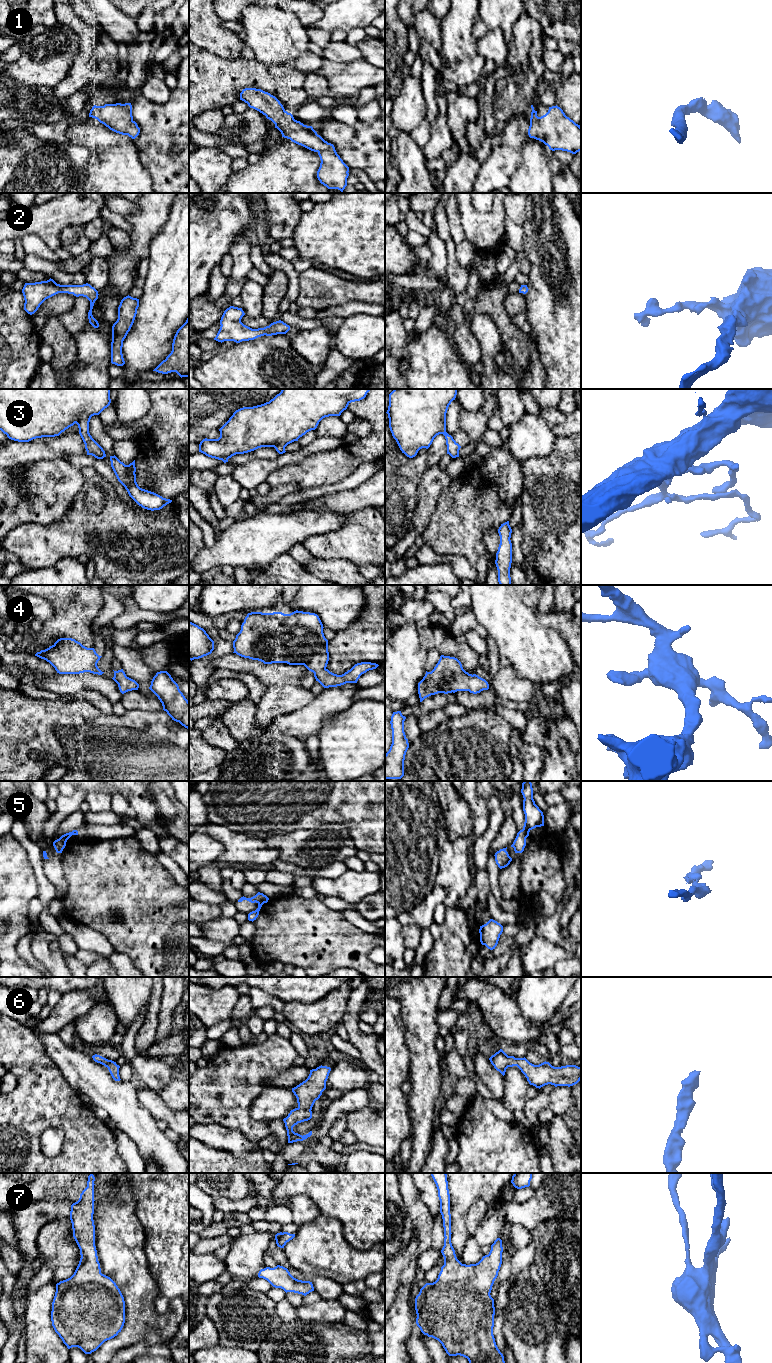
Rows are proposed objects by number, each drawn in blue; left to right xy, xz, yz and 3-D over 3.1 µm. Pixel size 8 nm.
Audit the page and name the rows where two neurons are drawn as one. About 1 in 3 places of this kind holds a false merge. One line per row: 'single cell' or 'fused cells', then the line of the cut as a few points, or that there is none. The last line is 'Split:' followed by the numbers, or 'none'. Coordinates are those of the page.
1: single cell; no cut
2: single cell; no cut
3: single cell; no cut
4: single cell; no cut
5: fused cells; cut in xz along (255, 910), (258, 911)
6: single cell; no cut
7: single cell; no cut
Split: 5

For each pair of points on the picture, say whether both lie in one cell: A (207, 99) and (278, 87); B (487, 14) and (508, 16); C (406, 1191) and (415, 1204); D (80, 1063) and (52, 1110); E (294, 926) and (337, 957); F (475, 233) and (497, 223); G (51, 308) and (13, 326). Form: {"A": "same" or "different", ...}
{"A": "same", "B": "same", "C": "same", "D": "different", "E": "same", "F": "same", "G": "different"}

